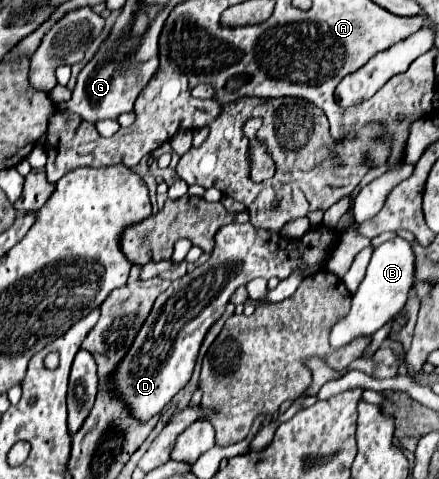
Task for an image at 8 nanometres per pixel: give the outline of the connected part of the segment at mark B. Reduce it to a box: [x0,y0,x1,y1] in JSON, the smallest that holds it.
[331,236,415,348]

